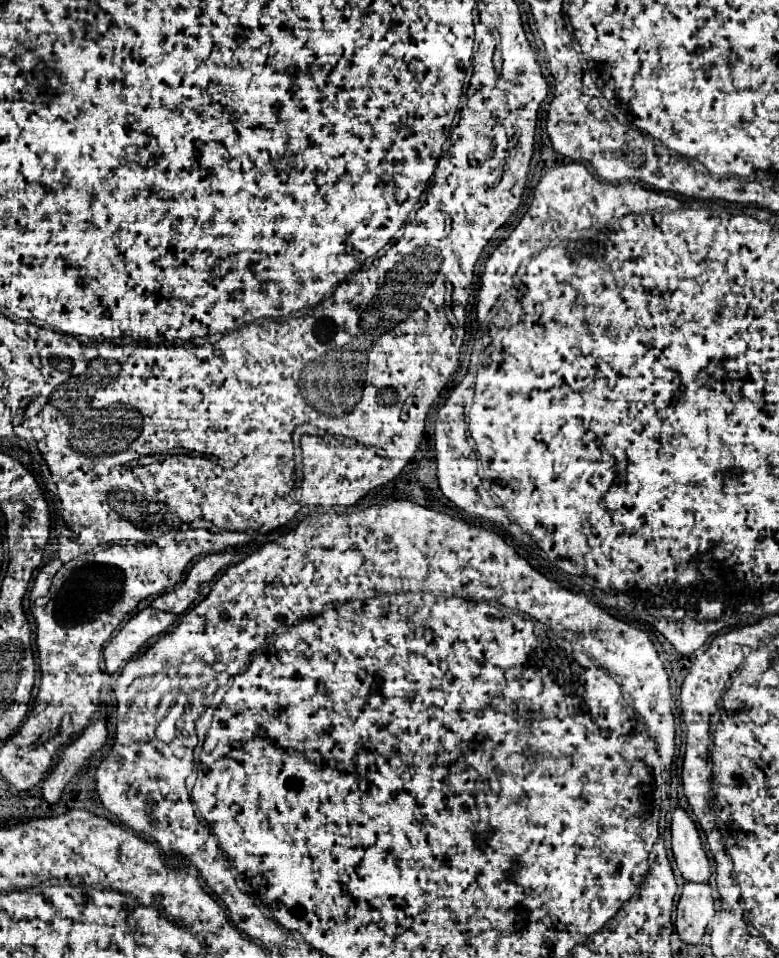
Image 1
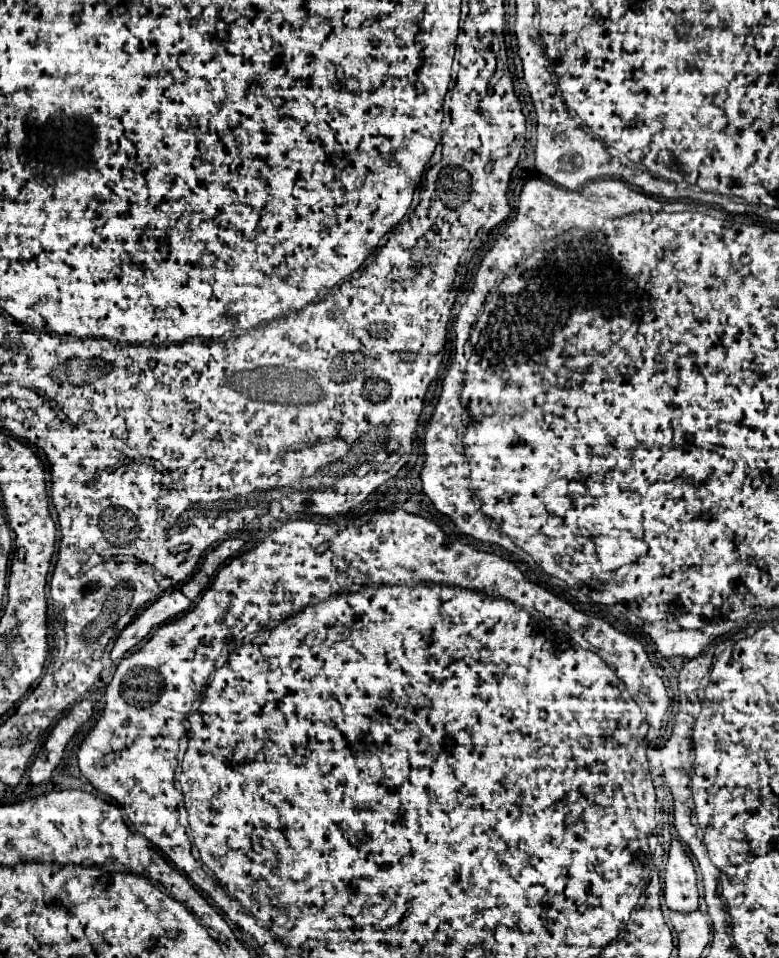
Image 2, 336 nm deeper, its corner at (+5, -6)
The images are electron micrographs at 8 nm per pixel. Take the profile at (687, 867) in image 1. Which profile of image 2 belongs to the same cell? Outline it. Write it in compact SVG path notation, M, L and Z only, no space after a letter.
M672 840L664 868L664 900L670 910L690 912L698 908L698 878L680 840Z

